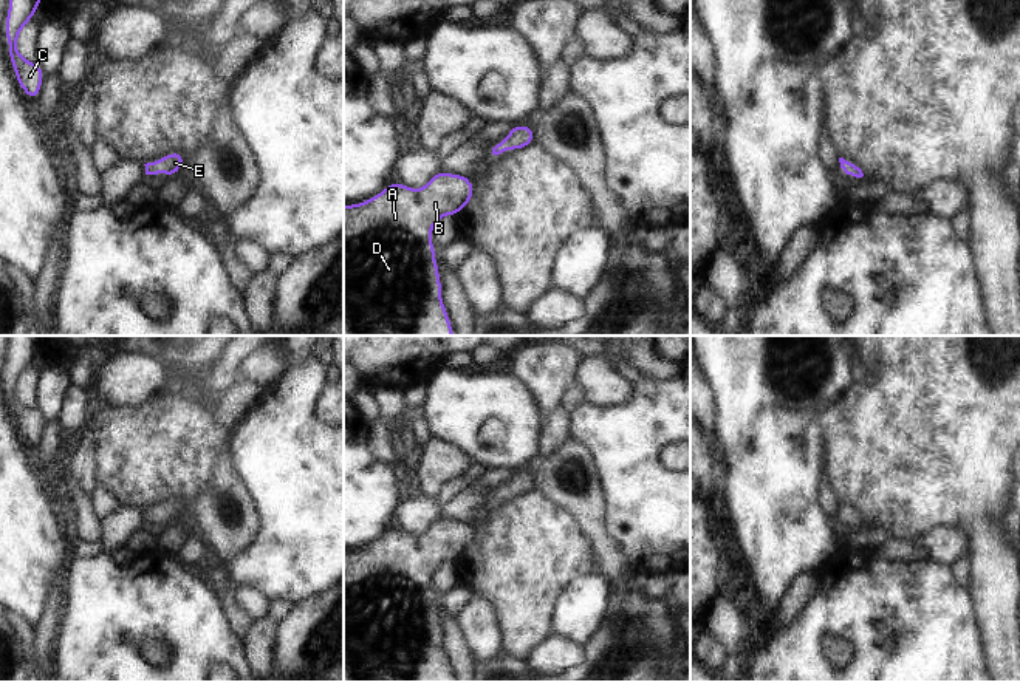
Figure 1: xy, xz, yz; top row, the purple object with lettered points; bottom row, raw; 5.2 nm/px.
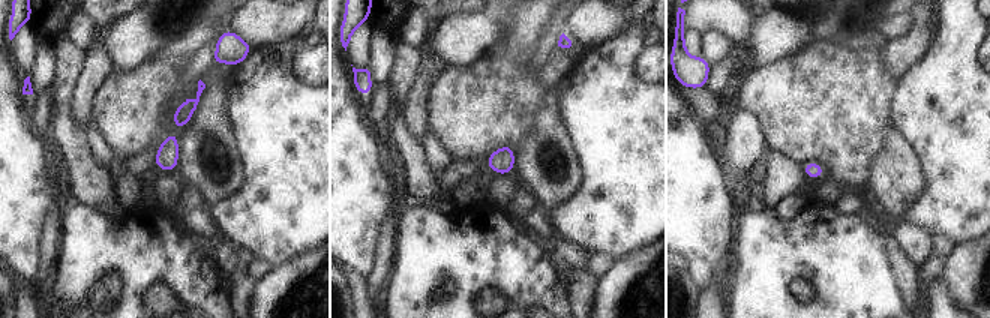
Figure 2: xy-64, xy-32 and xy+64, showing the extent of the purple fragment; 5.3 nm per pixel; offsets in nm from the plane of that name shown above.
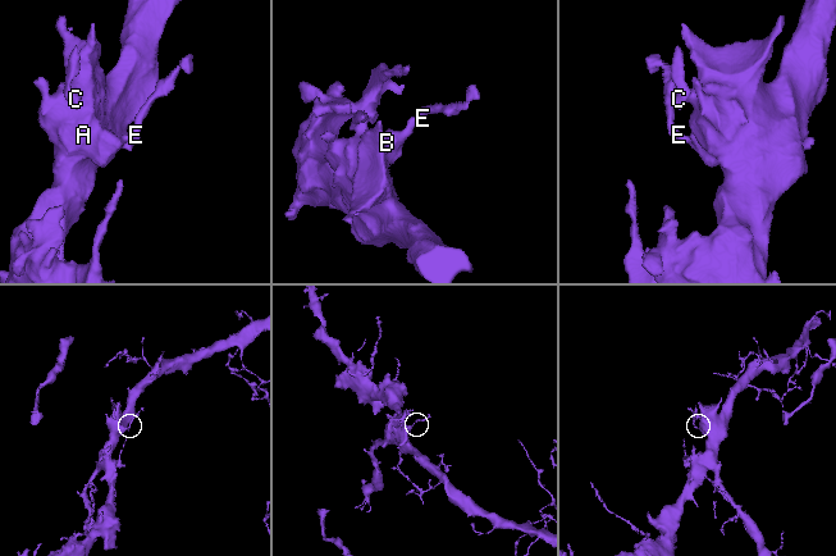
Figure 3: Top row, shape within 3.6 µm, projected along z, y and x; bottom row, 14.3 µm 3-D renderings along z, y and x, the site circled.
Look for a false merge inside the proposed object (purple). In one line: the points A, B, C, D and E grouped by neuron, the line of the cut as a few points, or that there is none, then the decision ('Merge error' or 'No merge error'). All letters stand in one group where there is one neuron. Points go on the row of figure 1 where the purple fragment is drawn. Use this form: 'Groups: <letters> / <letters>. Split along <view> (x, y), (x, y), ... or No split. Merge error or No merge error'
Groups: A B C D E. No split. No merge error

